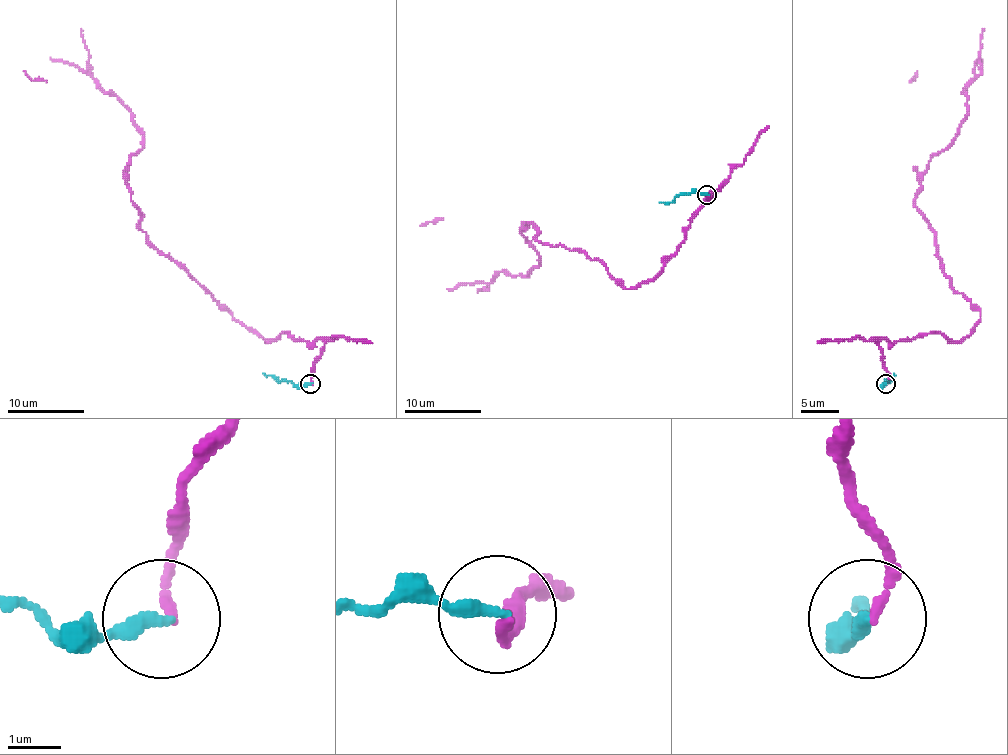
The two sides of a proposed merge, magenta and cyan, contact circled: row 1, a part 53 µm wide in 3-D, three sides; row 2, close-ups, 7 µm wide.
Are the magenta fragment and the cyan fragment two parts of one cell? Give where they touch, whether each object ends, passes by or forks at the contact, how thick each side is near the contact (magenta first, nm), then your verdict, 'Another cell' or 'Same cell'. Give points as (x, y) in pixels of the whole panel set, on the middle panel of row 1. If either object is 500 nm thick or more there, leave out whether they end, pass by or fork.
Place: (707, 194). At the ring magenta ends. At the ring cyan ends. Thickness 170 nm (magenta) against 280 nm. Another cell

